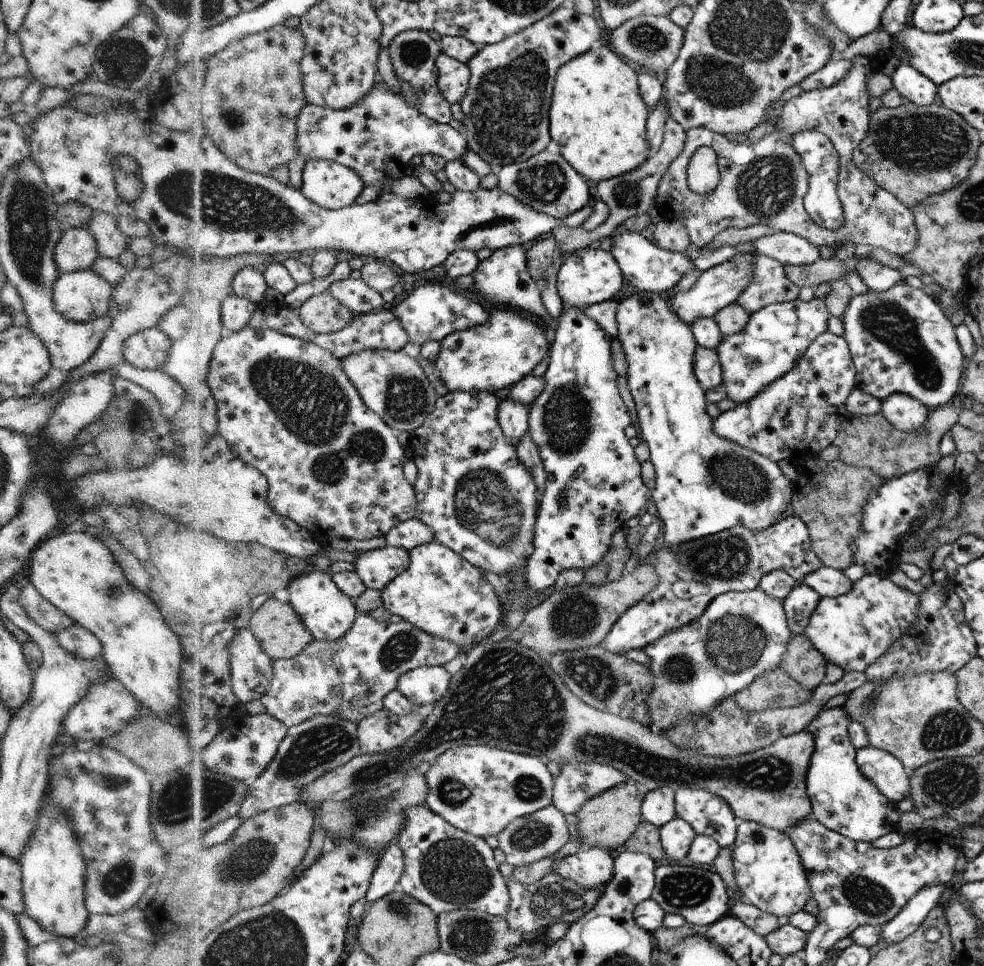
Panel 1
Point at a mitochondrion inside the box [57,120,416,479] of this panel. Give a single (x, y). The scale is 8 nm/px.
(219, 200)

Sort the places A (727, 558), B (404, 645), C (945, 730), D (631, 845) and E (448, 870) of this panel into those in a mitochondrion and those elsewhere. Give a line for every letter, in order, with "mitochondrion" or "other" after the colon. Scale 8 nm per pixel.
A: mitochondrion
B: mitochondrion
C: mitochondrion
D: other
E: mitochondrion

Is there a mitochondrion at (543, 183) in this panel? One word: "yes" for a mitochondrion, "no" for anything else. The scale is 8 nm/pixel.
yes

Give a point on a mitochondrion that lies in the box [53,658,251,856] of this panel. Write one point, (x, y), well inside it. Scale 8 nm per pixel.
(180, 801)

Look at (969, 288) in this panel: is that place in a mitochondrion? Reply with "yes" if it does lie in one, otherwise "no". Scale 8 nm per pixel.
no

